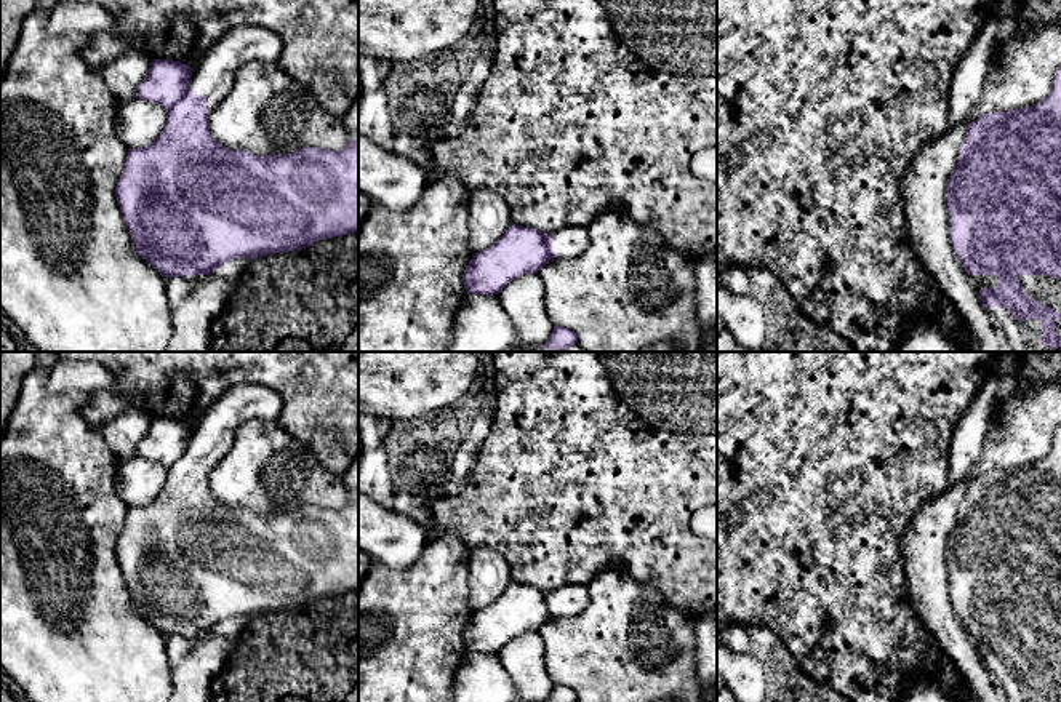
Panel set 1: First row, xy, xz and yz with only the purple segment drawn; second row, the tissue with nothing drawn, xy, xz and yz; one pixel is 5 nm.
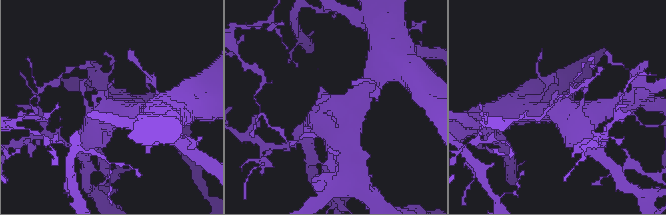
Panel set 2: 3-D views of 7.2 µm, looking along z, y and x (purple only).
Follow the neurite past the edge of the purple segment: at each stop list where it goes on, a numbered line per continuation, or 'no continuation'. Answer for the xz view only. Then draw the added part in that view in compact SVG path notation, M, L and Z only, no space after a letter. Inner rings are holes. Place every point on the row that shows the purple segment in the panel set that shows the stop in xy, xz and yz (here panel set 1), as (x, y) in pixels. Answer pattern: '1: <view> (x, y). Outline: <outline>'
1: xz (568, 242). Outline: M563 227L554 232L554 259L570 259L586 251L589 245L587 227Z

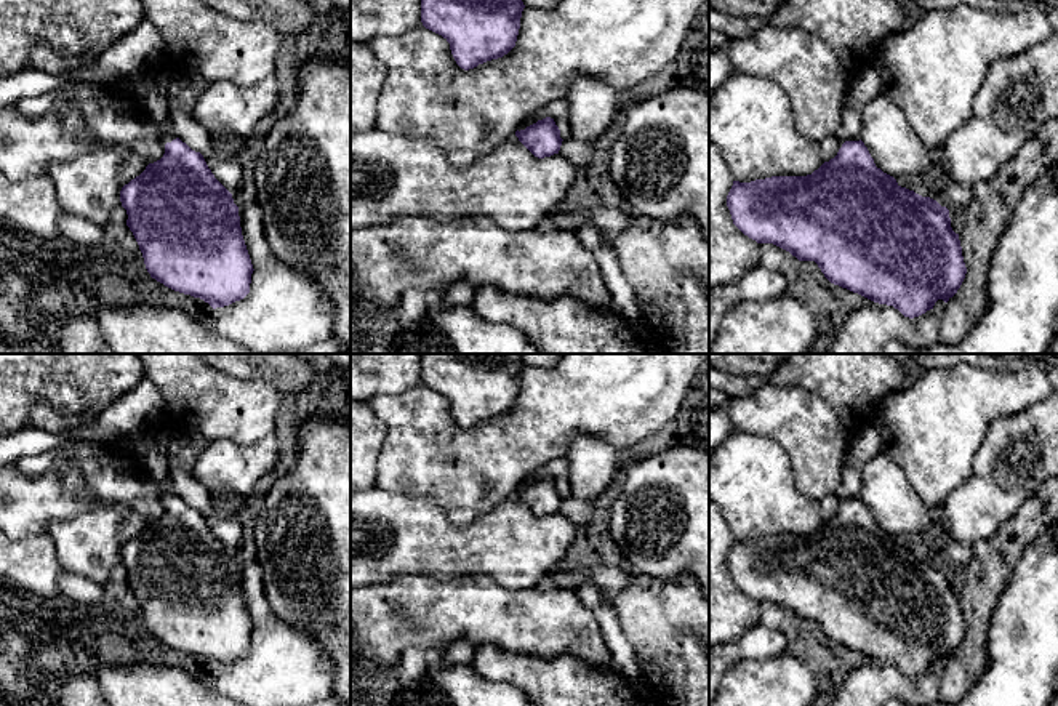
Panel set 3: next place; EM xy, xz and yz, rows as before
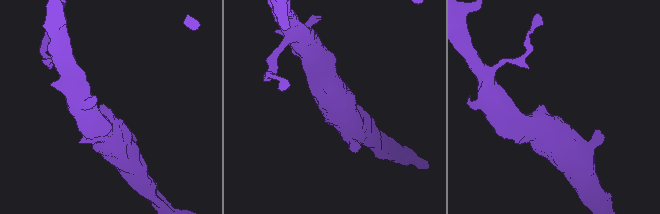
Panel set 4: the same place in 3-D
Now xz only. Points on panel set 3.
no continuation

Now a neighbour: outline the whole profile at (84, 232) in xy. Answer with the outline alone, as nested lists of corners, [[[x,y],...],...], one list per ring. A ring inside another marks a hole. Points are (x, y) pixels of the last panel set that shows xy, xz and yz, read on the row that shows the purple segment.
[[[64,211],[59,216],[59,232],[61,237],[80,247],[94,247],[104,239],[104,226]]]

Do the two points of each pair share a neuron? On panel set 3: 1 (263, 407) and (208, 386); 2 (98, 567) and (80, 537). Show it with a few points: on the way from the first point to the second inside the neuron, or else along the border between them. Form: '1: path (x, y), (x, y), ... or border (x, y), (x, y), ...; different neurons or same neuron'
1: path (250, 407), (229, 407), (221, 399); same neuron
2: path (95, 559), (88, 545); same neuron

